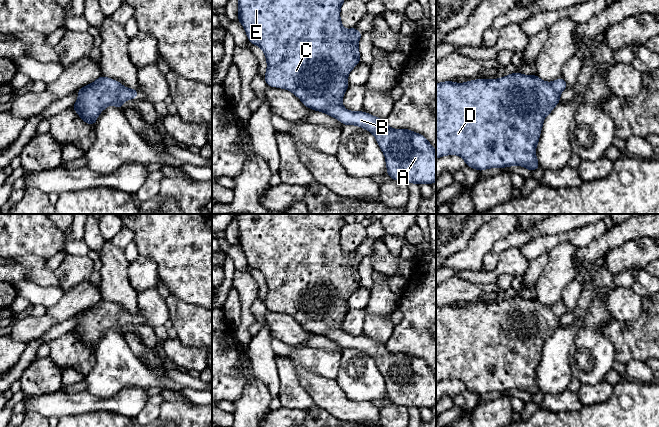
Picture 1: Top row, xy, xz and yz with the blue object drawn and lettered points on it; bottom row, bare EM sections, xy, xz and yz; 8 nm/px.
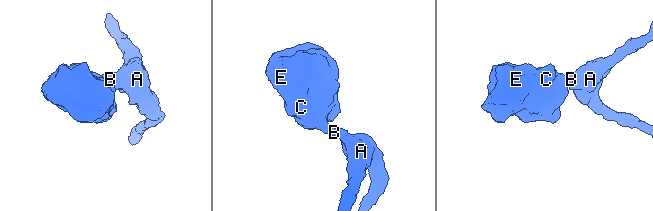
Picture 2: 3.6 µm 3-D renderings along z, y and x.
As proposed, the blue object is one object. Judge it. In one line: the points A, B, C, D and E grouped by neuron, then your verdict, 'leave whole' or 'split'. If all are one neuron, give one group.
groups A B C D E; leave whole

